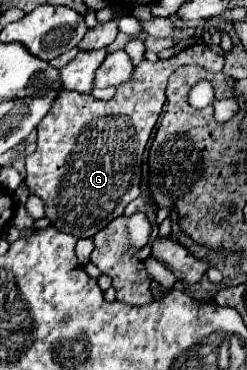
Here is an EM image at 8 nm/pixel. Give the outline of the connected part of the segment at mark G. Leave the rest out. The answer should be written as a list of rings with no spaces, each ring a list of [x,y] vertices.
[[[198,43],[158,63],[144,59],[136,67],[136,77],[120,85],[110,101],[96,101],[90,93],[60,91],[38,125],[38,149],[26,157],[26,183],[46,203],[46,217],[58,231],[94,237],[140,195],[142,153],[166,101],[170,71],[190,63],[222,71],[224,57]]]

